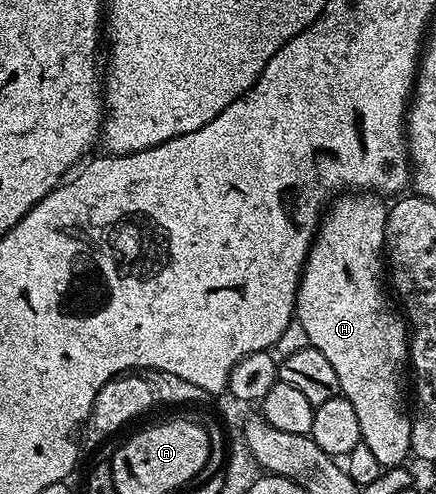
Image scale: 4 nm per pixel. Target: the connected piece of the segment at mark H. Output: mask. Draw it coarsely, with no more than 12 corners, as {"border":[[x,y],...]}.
{"border":[[339,194],[294,302],[361,443],[411,454],[408,324],[384,278],[387,210]]}

